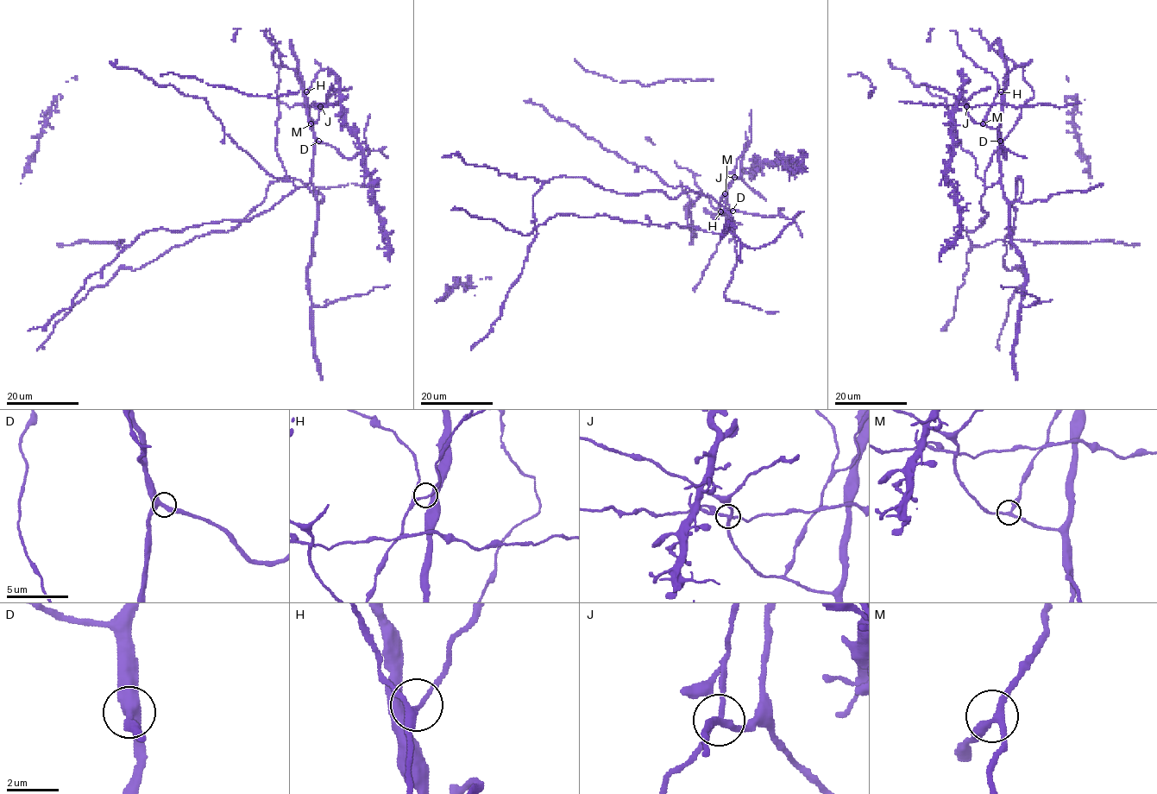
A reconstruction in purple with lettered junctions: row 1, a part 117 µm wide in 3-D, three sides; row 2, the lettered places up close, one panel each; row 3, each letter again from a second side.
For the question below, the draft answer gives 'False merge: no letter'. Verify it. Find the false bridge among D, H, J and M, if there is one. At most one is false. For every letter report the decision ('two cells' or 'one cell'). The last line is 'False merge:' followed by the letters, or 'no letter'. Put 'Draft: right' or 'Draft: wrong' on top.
Draft: wrong
D: one cell
H: one cell
J: two cells
M: one cell
False merge: J

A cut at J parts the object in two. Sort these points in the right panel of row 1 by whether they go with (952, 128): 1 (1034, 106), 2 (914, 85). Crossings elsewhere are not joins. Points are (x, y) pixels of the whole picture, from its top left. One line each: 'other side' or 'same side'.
1: other side
2: same side

